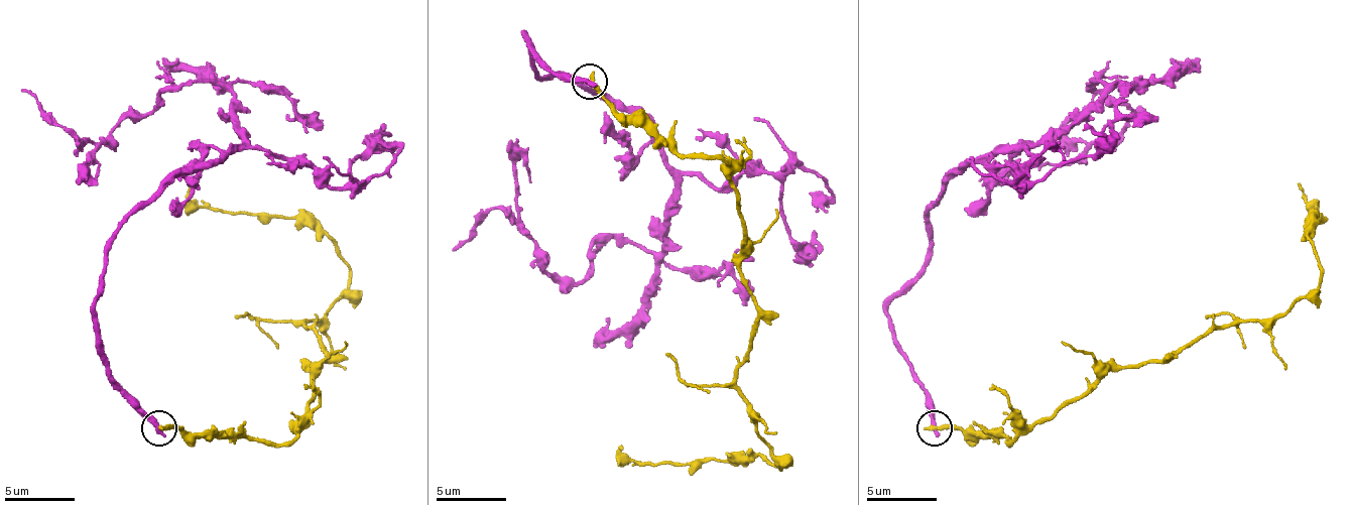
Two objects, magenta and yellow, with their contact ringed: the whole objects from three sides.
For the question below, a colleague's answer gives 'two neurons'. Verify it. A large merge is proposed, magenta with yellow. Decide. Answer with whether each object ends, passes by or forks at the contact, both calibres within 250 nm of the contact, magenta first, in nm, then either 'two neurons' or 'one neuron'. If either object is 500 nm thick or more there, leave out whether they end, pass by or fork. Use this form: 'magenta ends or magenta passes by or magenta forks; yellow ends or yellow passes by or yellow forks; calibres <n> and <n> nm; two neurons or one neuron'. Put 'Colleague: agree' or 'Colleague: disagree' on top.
Colleague: agree
magenta ends; yellow ends; calibres 400 and 360 nm; two neurons

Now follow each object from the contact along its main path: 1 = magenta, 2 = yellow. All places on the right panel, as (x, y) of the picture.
1: (935, 428), (889, 301), (925, 263), (939, 193), (1052, 143), (1090, 87), (1132, 112), (1033, 164)
2: (932, 428), (1009, 443), (1108, 372), (1224, 323), (1284, 316), (1320, 284), (1316, 207), (1299, 182)

